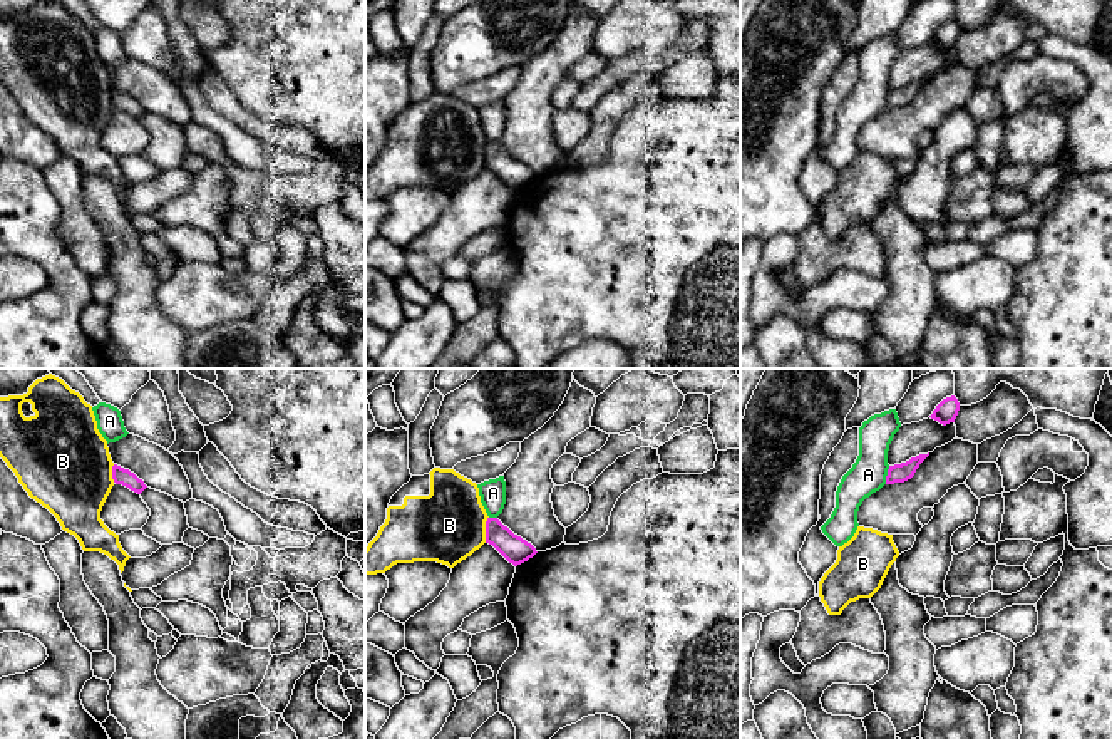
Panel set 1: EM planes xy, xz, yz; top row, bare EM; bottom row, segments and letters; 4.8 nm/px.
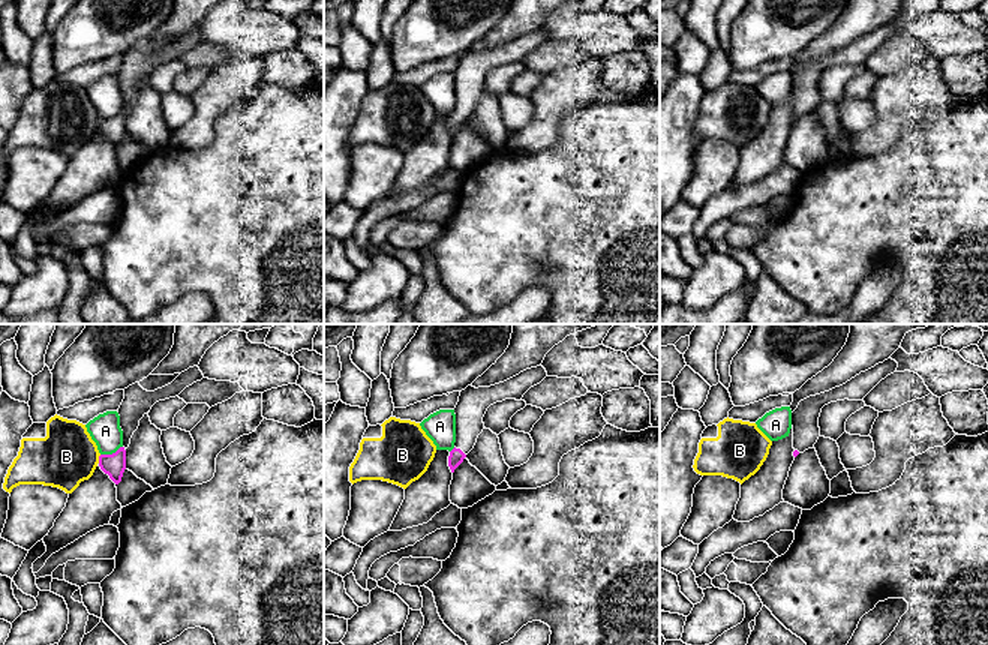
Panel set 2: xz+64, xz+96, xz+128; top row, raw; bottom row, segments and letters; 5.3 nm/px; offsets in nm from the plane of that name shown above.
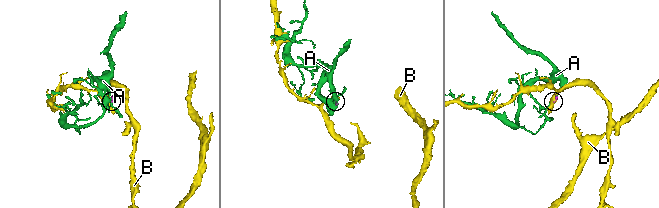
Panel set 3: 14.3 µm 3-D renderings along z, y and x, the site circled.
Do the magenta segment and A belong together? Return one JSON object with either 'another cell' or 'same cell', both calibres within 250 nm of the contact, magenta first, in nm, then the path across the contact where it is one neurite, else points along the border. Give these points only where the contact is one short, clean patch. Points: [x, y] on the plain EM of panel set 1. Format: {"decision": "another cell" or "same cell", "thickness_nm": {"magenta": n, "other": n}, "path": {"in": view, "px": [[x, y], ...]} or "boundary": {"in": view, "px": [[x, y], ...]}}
{"decision": "another cell", "thickness_nm": {"magenta": 90, "other": 180}, "boundary": {"in": "yz", "px": [[890, 91], [885, 108]]}}

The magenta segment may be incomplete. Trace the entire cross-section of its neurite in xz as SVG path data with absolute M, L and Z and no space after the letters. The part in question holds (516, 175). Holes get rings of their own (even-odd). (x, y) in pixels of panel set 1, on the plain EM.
M487 142L486 146L486 168L492 169L514 191L538 178L531 168L514 159L497 142Z

